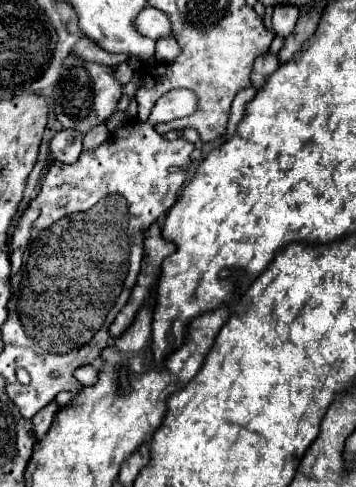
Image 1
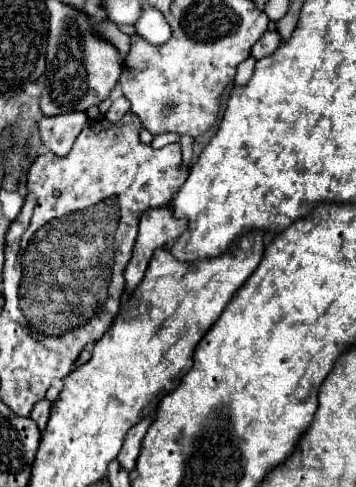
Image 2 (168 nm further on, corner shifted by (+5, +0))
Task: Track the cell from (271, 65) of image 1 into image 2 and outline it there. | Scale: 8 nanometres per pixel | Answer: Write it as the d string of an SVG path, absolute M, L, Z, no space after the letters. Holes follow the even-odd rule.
M265 33L251 49L251 57L255 57L257 61L263 59L263 57L269 57L273 55L273 51L281 45L281 39L279 39L279 33Z

